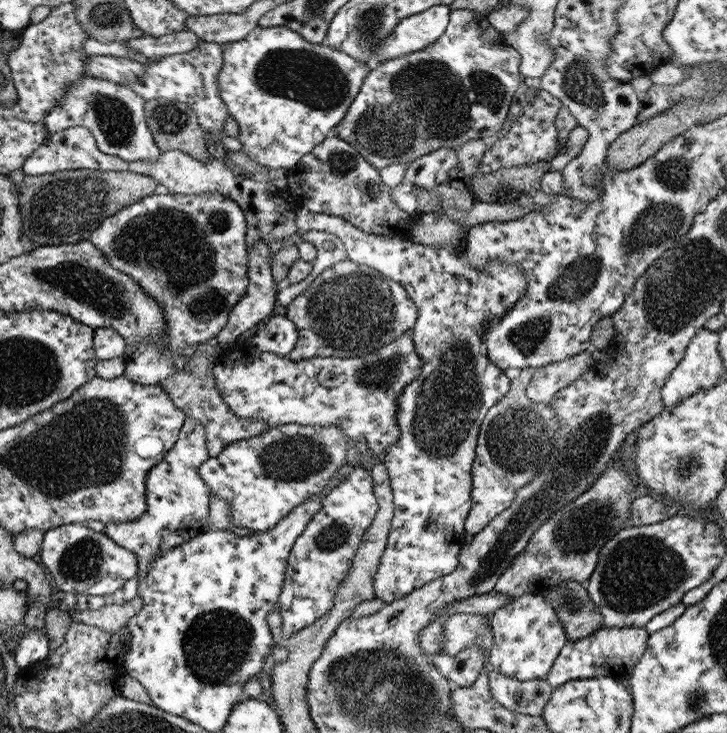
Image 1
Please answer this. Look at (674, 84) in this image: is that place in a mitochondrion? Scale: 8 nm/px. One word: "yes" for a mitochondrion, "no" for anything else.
no

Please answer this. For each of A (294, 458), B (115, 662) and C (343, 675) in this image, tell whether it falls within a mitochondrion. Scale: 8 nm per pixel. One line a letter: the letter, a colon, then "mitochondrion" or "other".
A: mitochondrion
B: other
C: mitochondrion

